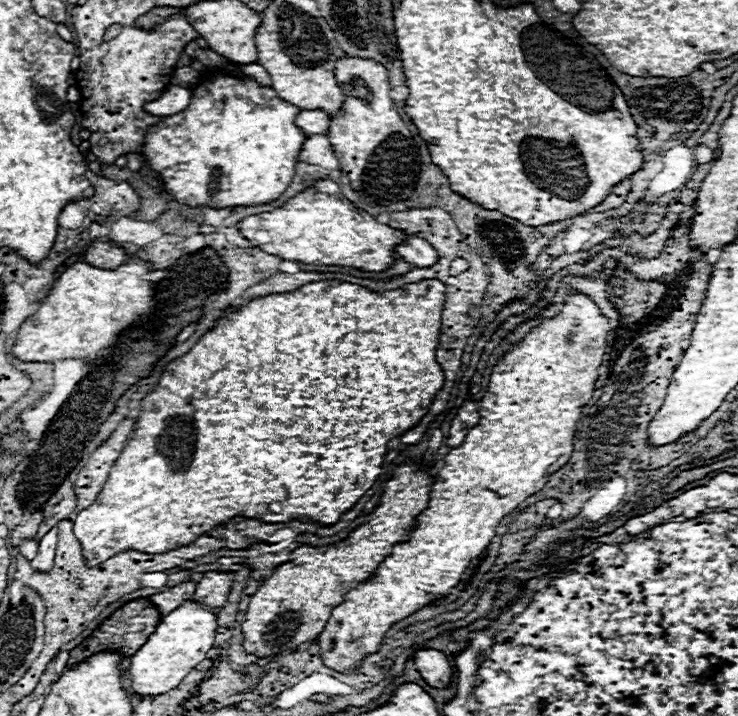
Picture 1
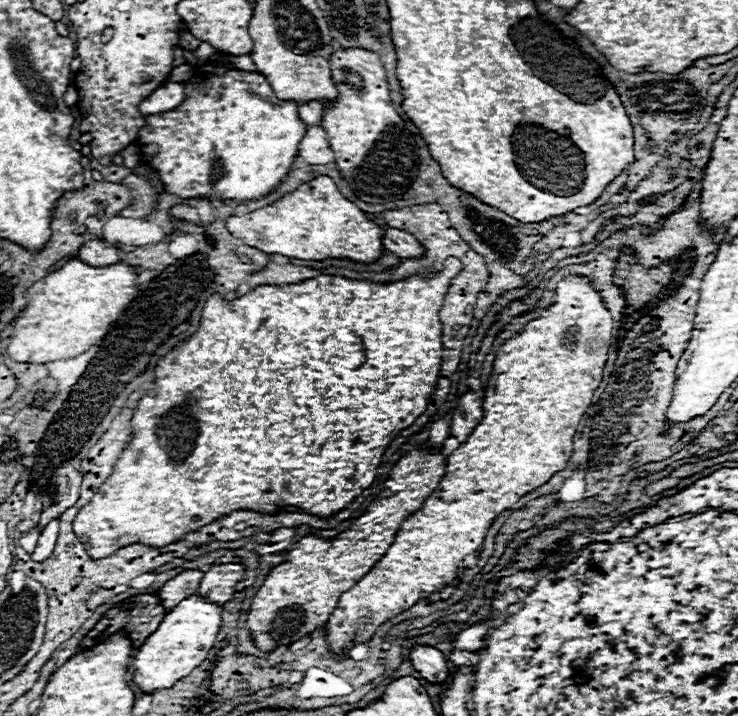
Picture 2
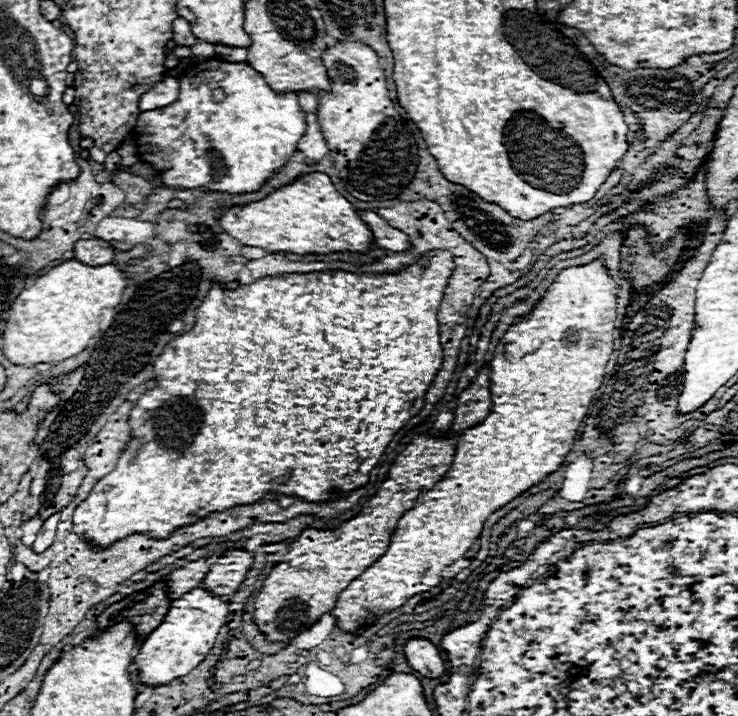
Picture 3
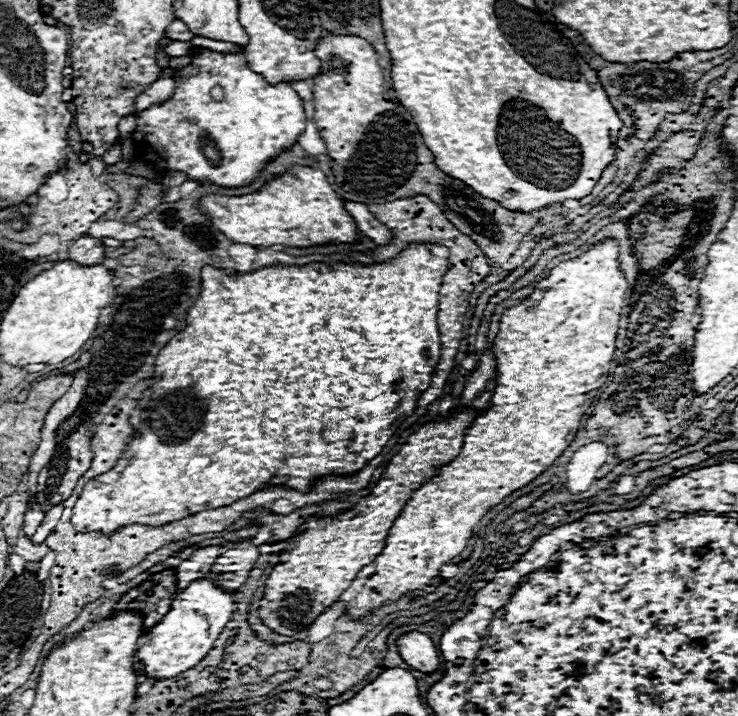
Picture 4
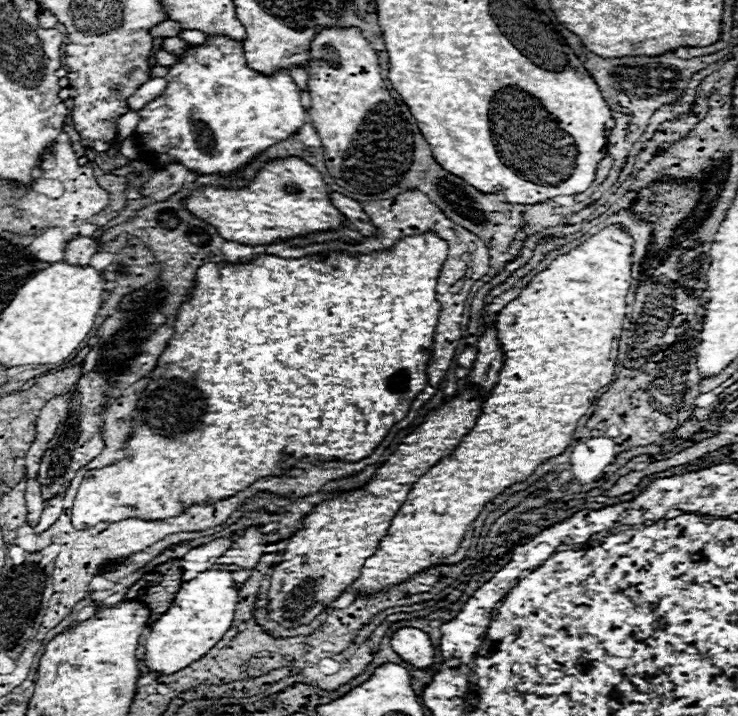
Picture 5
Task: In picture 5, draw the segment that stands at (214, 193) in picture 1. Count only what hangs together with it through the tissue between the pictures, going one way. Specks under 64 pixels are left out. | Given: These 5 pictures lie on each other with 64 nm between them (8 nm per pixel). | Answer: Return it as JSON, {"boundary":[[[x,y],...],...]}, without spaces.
{"boundary":[[[224,34],[206,36],[202,46],[188,46],[180,60],[168,66],[168,86],[152,104],[138,110],[140,124],[134,132],[138,148],[146,156],[154,156],[156,164],[168,164],[178,160],[188,170],[196,174],[232,174],[244,168],[254,156],[258,156],[268,146],[286,140],[296,134],[306,122],[304,106],[300,104],[300,90],[292,80],[288,70],[276,70],[272,76],[260,74],[248,68],[244,60],[244,50],[240,40],[232,40]]]}

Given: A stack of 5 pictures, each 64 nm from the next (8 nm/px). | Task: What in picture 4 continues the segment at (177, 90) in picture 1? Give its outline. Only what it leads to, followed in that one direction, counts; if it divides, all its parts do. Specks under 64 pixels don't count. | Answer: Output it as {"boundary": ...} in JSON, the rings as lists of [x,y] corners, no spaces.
{"boundary":[[[160,78],[156,80],[156,84],[150,84],[150,88],[146,88],[140,96],[136,96],[136,110],[144,110],[150,108],[152,104],[160,104],[164,100],[168,100],[174,92],[174,80],[172,78]]]}

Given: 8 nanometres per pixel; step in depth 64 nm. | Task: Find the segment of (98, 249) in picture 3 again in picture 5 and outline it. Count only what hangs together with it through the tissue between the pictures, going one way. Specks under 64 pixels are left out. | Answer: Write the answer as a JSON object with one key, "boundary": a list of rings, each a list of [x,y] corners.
{"boundary":[[[76,236],[68,240],[66,250],[64,250],[64,262],[76,264],[76,266],[86,266],[90,258],[98,252],[98,242],[86,236]]]}

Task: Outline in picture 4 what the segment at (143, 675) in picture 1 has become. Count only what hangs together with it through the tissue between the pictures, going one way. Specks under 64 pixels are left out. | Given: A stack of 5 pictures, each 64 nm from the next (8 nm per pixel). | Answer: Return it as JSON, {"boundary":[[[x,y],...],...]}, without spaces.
{"boundary":[[[208,576],[194,580],[188,588],[178,592],[170,612],[164,616],[164,620],[160,620],[160,624],[156,624],[148,632],[150,640],[136,654],[146,666],[146,676],[152,680],[172,678],[198,664],[208,654],[208,650],[214,648],[216,638],[232,616],[232,606],[234,594],[224,590],[214,578]]]}

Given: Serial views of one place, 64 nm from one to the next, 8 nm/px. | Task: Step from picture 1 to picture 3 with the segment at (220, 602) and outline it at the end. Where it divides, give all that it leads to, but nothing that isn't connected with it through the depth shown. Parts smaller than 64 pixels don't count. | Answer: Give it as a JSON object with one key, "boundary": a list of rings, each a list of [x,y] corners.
{"boundary":[[[238,550],[238,552],[230,552],[230,554],[238,554],[236,562],[232,564],[212,564],[210,572],[204,578],[204,588],[208,588],[212,594],[216,596],[226,596],[230,598],[238,586],[244,582],[248,570],[252,568],[252,552],[246,550]]]}

